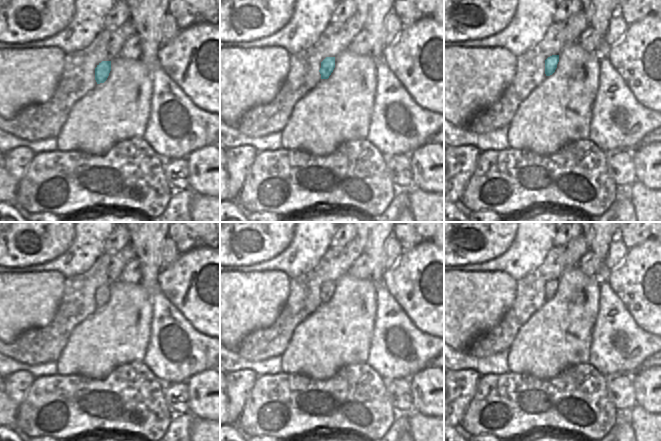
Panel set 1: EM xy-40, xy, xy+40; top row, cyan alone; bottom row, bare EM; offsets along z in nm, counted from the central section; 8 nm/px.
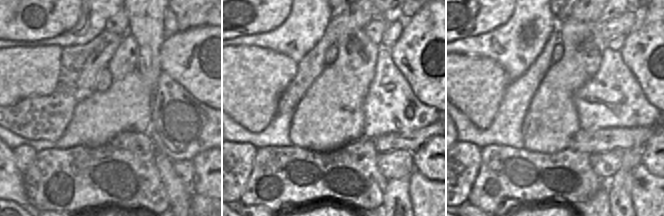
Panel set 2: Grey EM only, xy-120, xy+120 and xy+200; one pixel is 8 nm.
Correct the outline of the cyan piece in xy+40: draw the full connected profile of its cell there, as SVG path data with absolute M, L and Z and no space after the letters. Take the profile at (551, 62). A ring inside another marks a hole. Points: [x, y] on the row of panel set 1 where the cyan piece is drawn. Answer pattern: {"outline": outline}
{"outline": "M552 55L545 60L545 74L546 76L552 75L559 62L559 55Z"}

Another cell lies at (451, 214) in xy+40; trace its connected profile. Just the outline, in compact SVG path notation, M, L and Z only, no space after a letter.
M444 201L444 222L469 222L469 220L455 203Z

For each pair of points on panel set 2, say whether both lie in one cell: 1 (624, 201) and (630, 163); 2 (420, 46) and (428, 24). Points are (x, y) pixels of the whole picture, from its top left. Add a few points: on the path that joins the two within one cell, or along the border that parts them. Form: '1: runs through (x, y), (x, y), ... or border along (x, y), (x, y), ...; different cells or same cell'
1: runs through (624, 192), (625, 172); same cell
2: runs through (425, 41), (428, 38), (428, 29); same cell

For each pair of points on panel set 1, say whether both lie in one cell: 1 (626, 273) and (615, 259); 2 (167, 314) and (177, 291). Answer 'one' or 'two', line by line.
1: two
2: two

